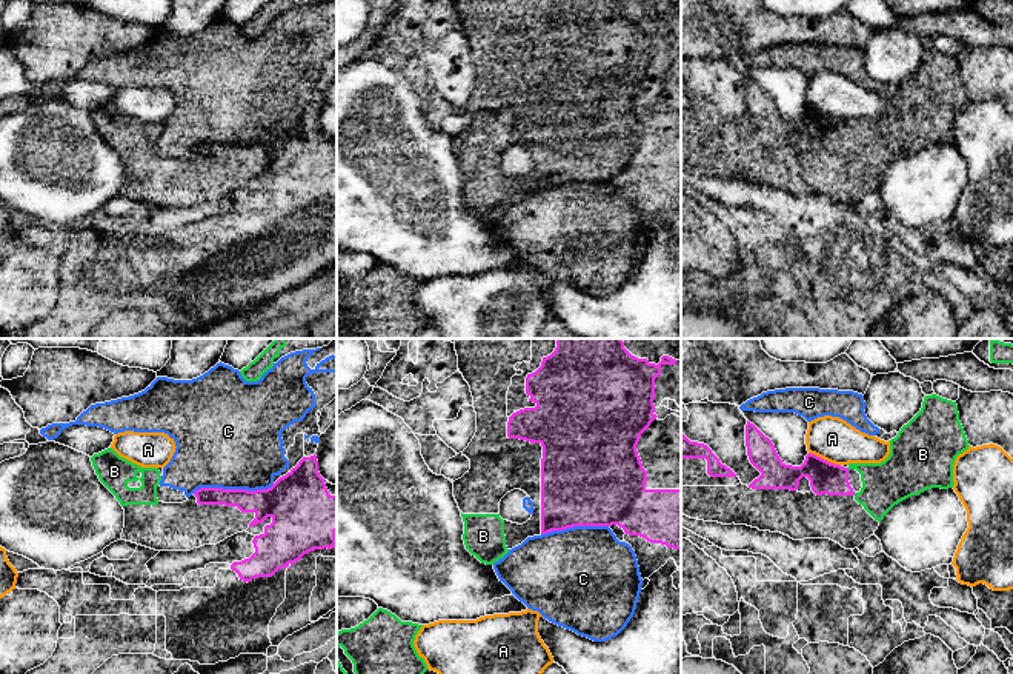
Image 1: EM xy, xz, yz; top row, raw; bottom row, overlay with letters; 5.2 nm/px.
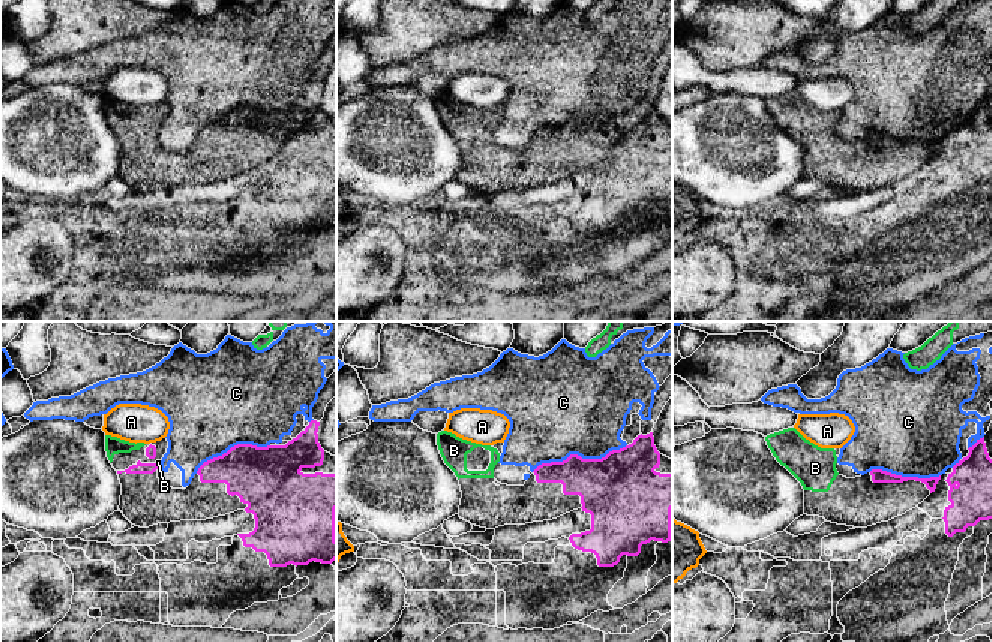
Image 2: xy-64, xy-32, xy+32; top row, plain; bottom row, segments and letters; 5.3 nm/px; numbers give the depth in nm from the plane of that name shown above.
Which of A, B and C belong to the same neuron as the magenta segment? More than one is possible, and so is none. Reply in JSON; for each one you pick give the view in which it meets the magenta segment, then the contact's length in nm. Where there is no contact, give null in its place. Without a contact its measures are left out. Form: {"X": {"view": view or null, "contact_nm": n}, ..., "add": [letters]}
{"B": {"view": null}, "add": ["B"]}

